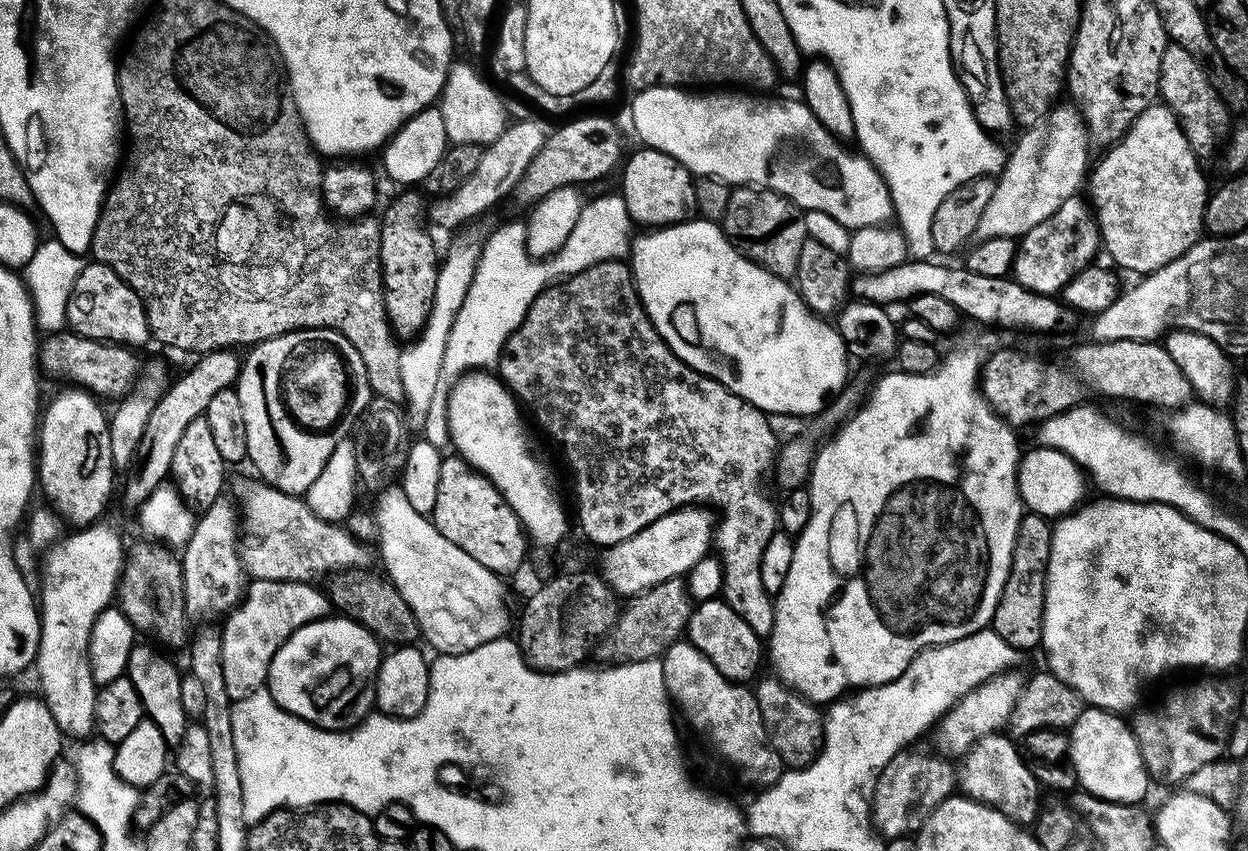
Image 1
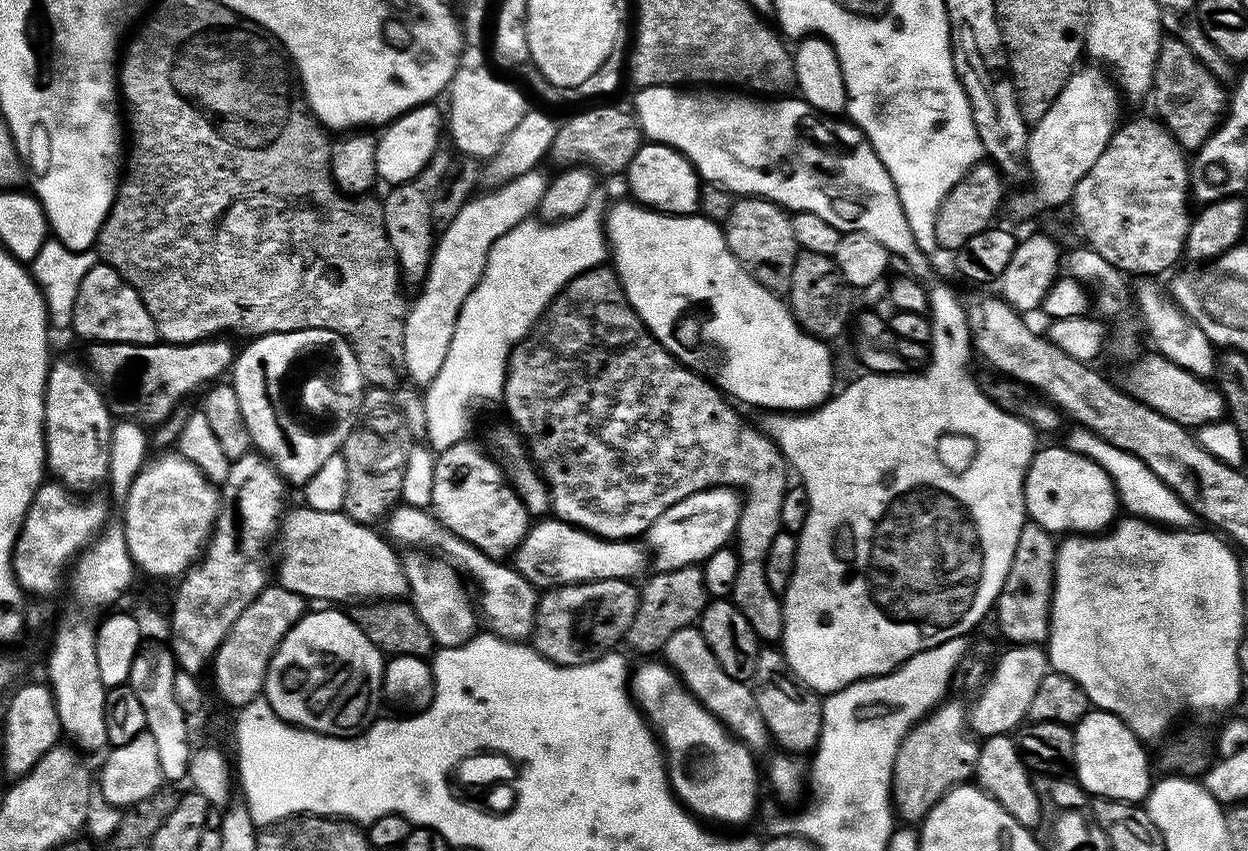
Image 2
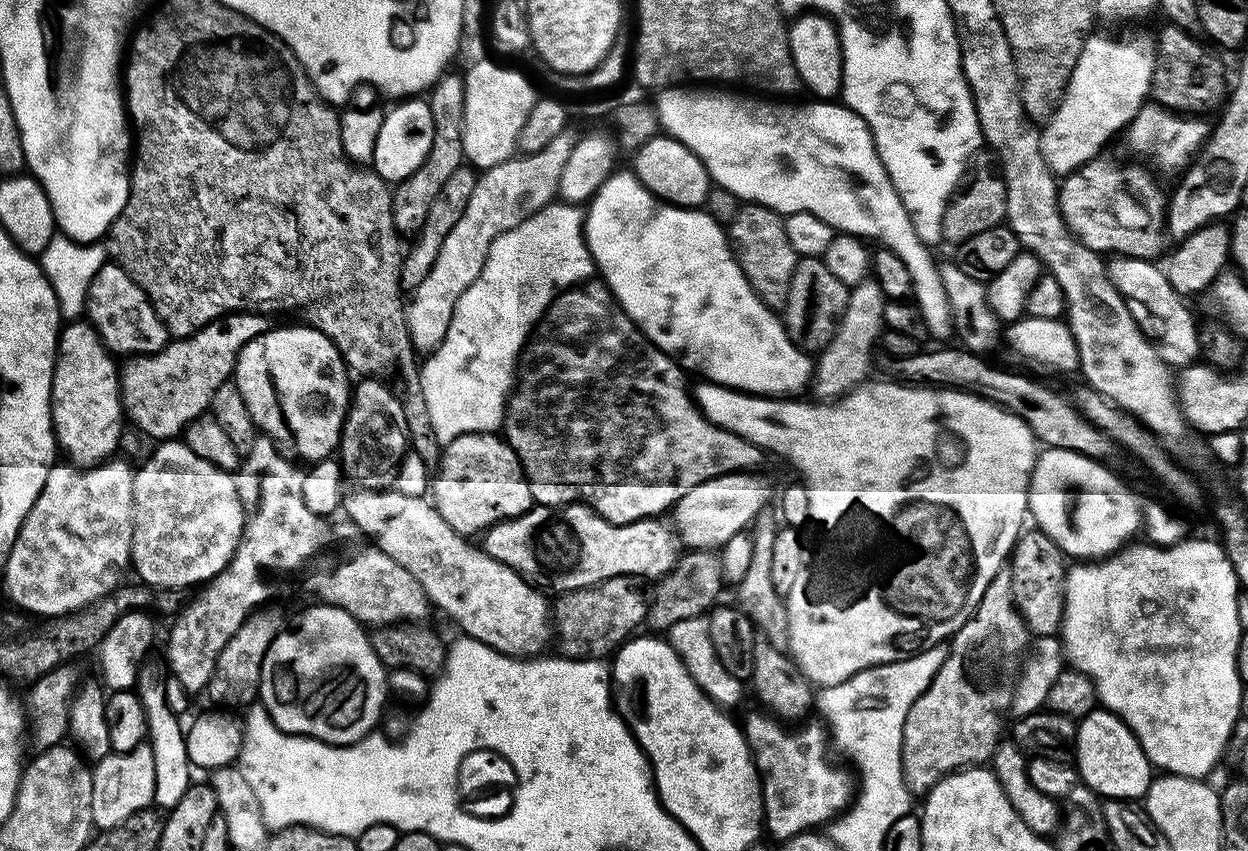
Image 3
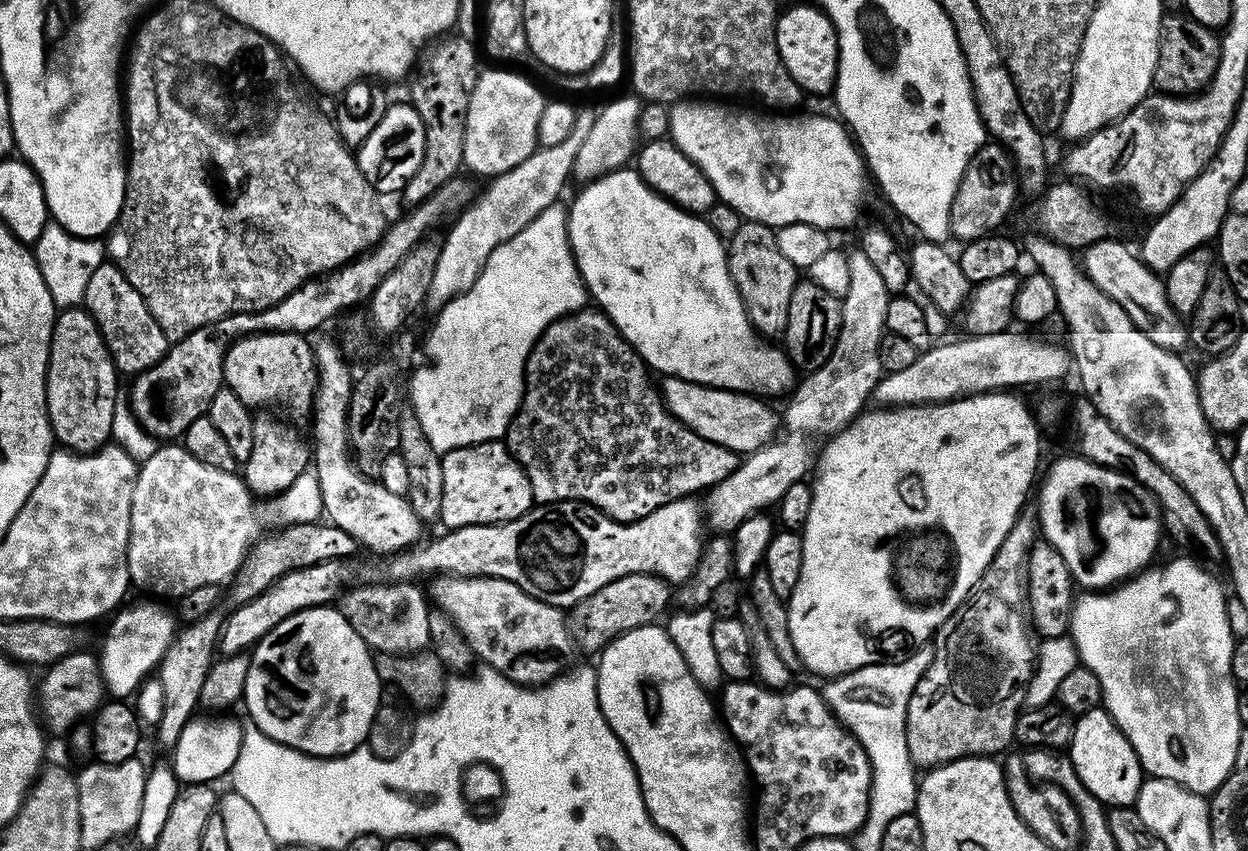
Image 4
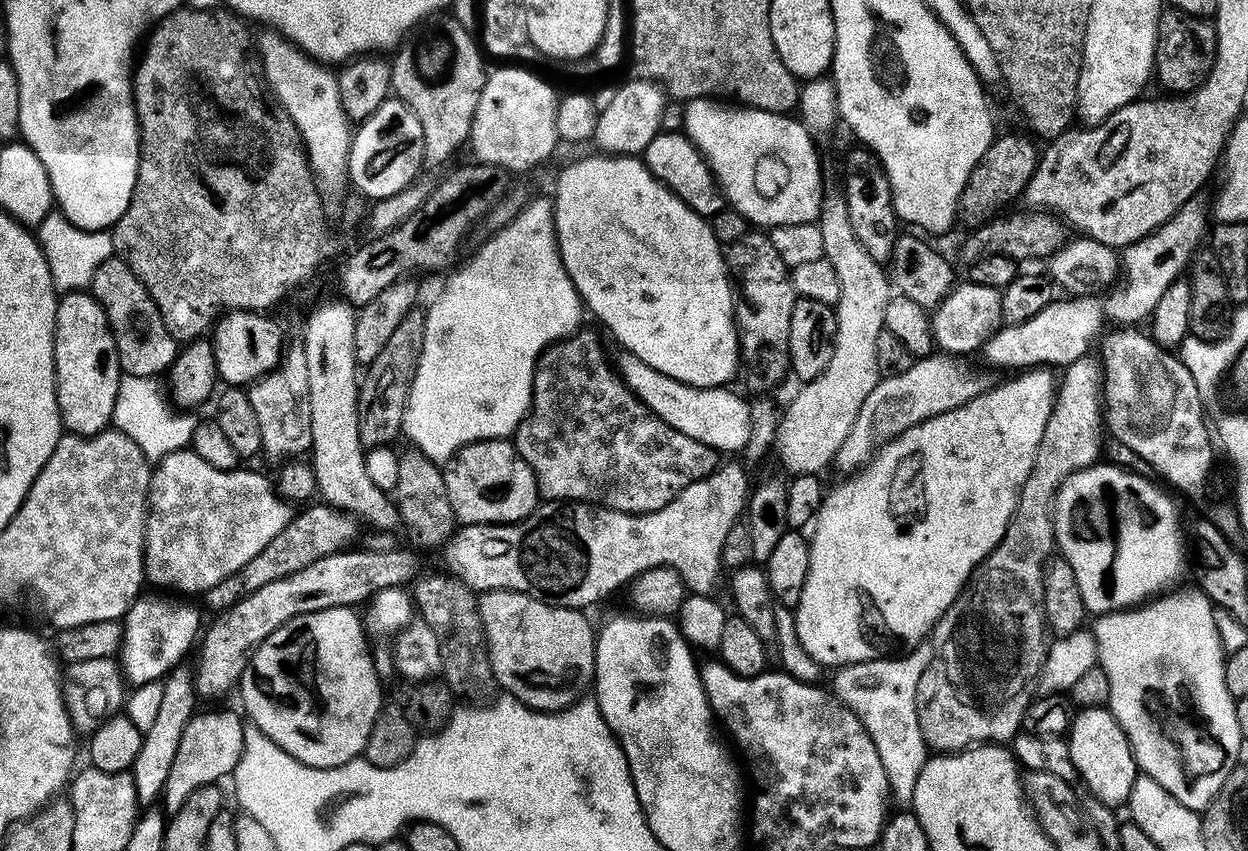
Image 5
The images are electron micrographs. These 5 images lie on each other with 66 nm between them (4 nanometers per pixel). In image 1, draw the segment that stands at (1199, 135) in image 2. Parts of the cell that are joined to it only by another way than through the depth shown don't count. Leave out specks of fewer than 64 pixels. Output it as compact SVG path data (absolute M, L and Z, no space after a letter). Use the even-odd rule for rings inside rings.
M1171 42L1162 54L1159 99L1176 113L1190 146L1201 157L1210 155L1219 140L1220 143L1227 141L1230 135L1229 105L1212 85L1211 75L1200 59L1190 54L1190 50L1182 50L1182 46Z

